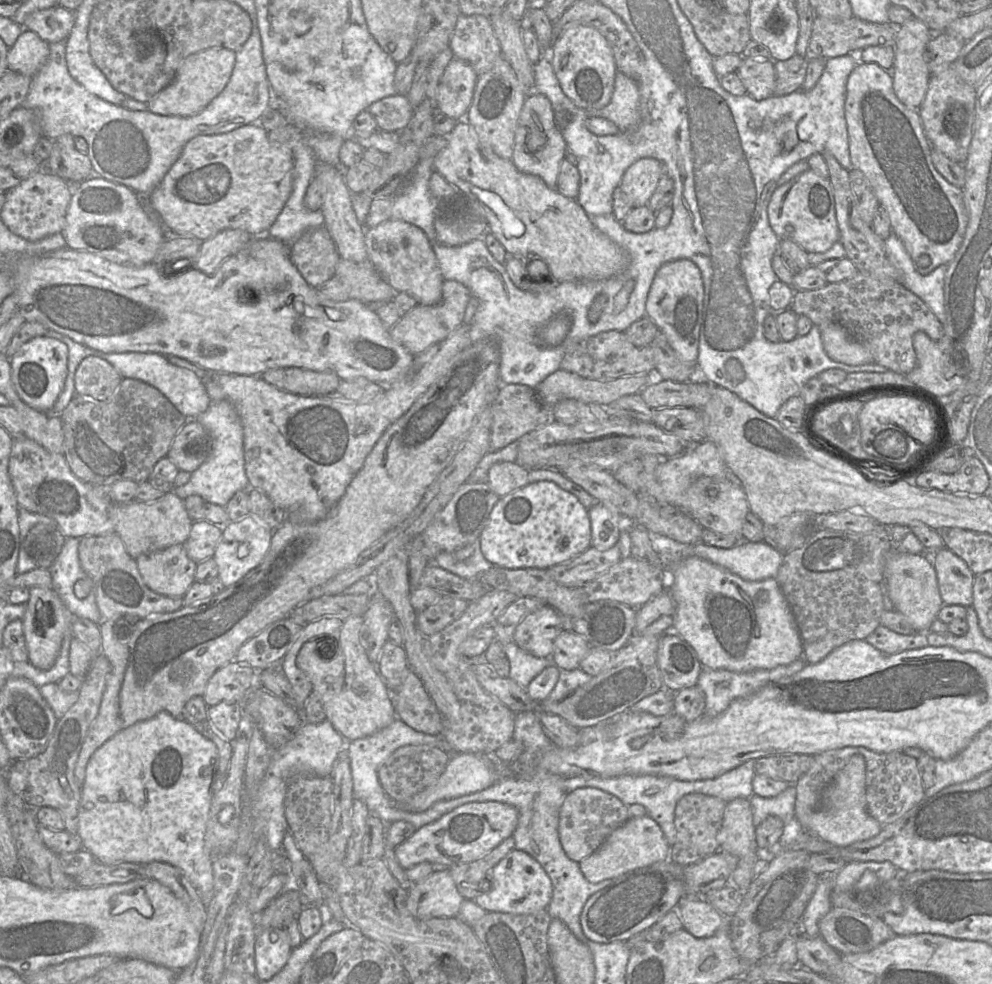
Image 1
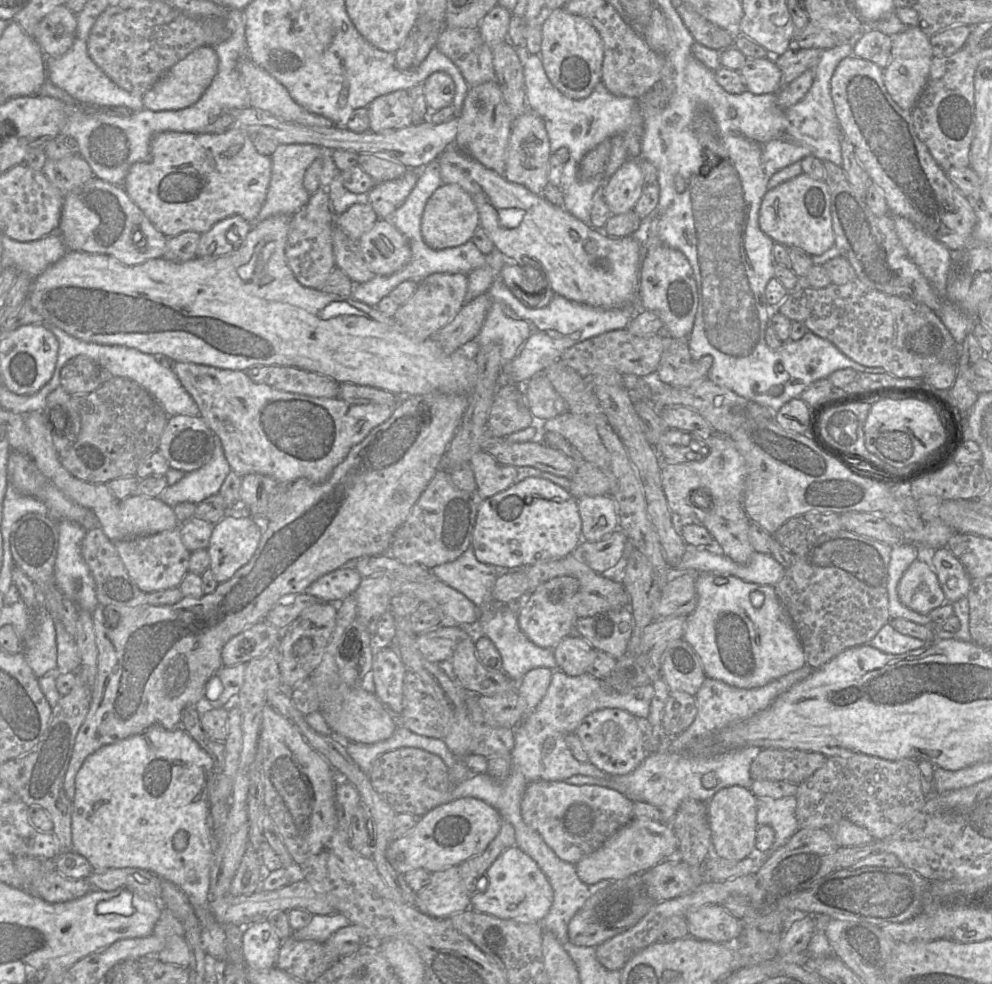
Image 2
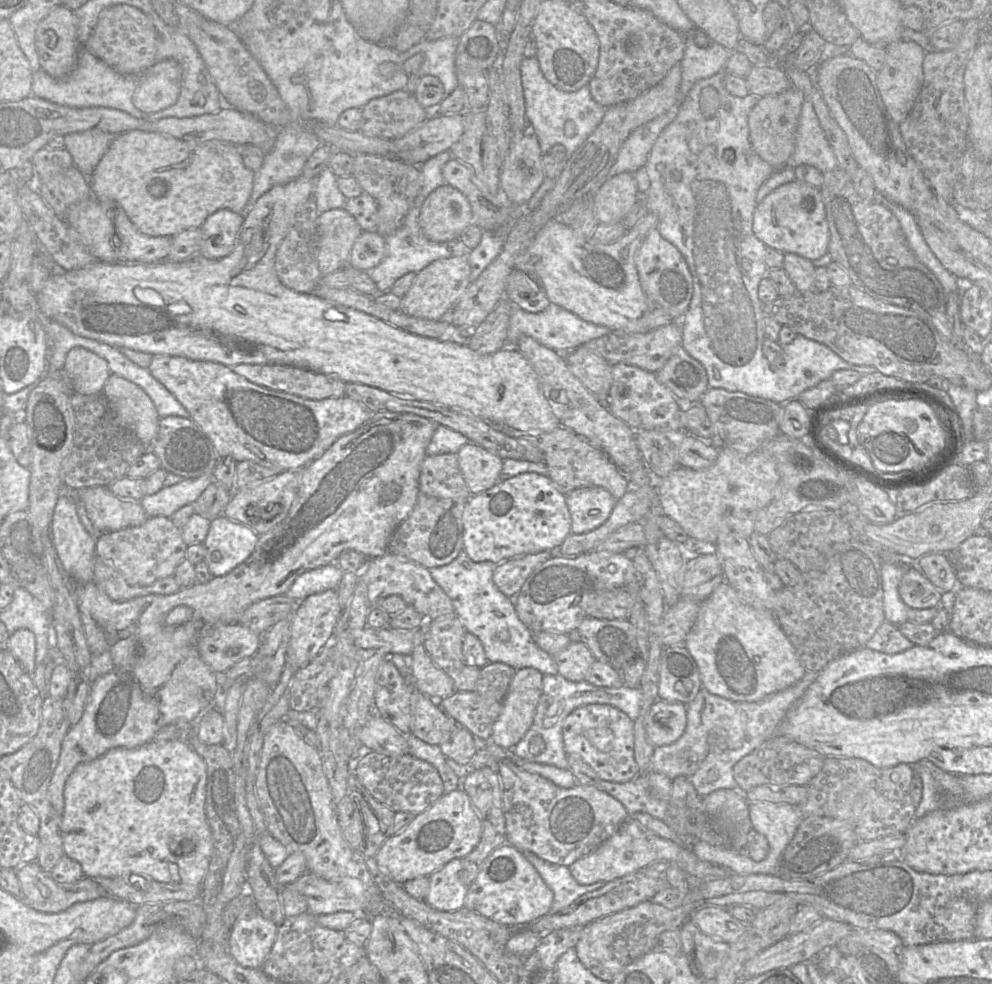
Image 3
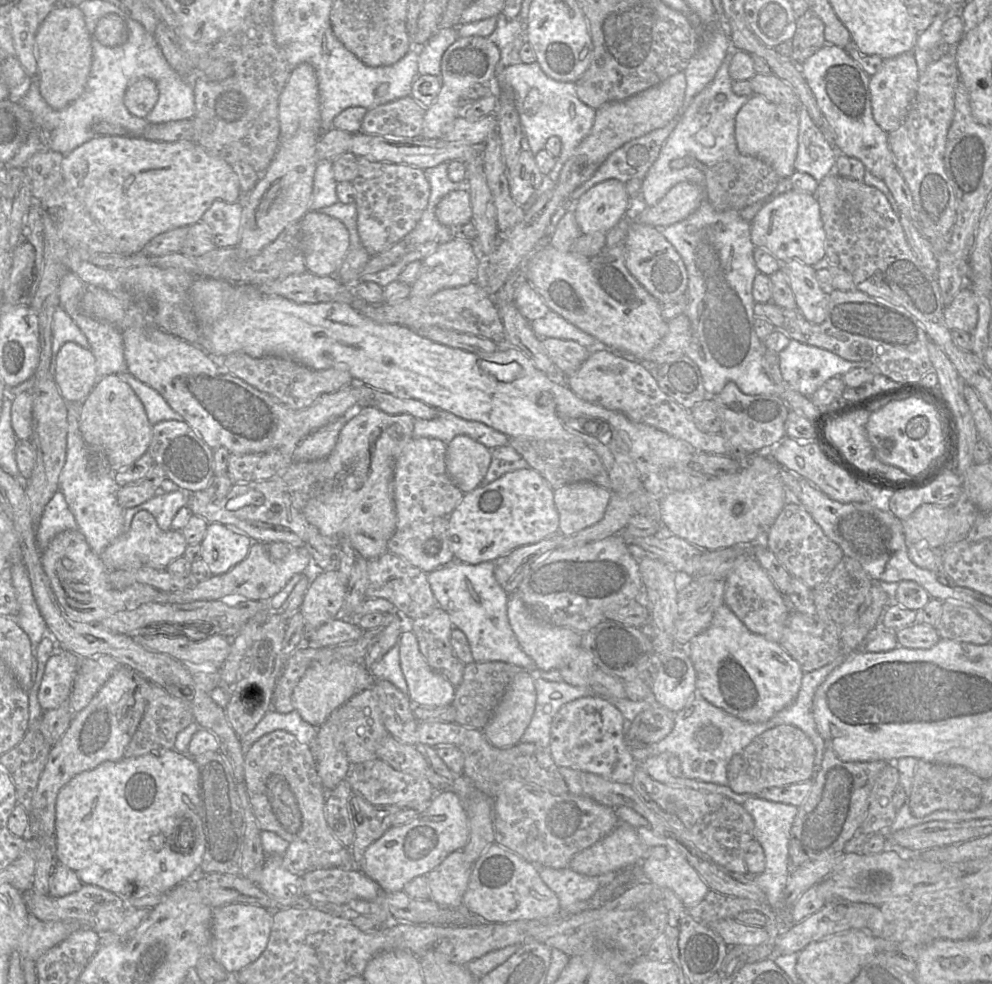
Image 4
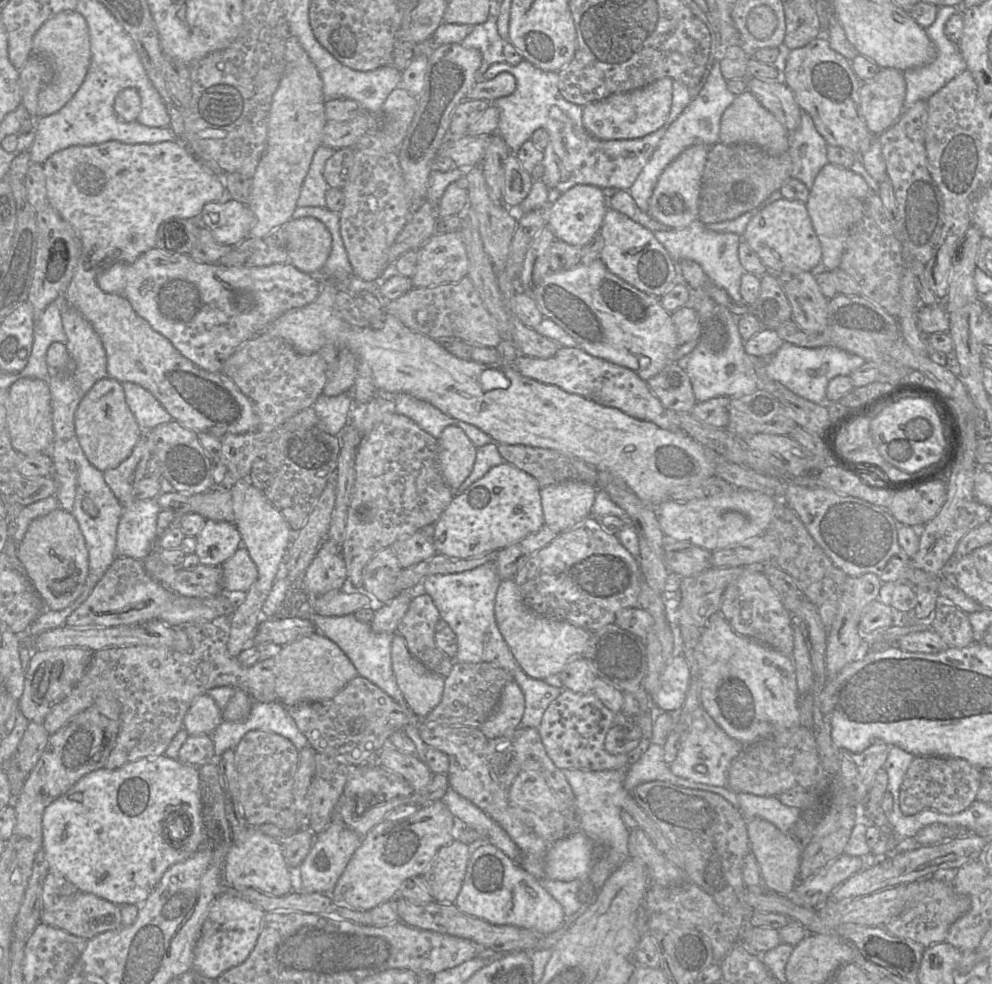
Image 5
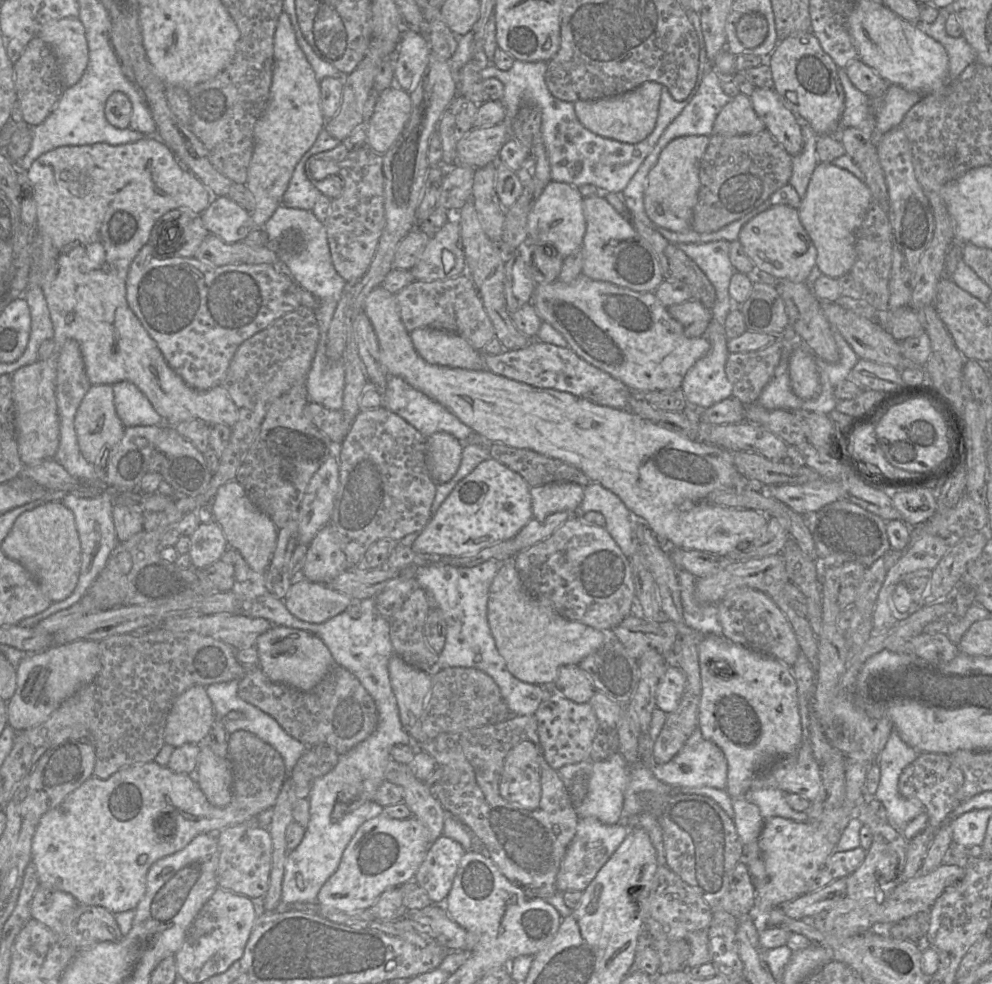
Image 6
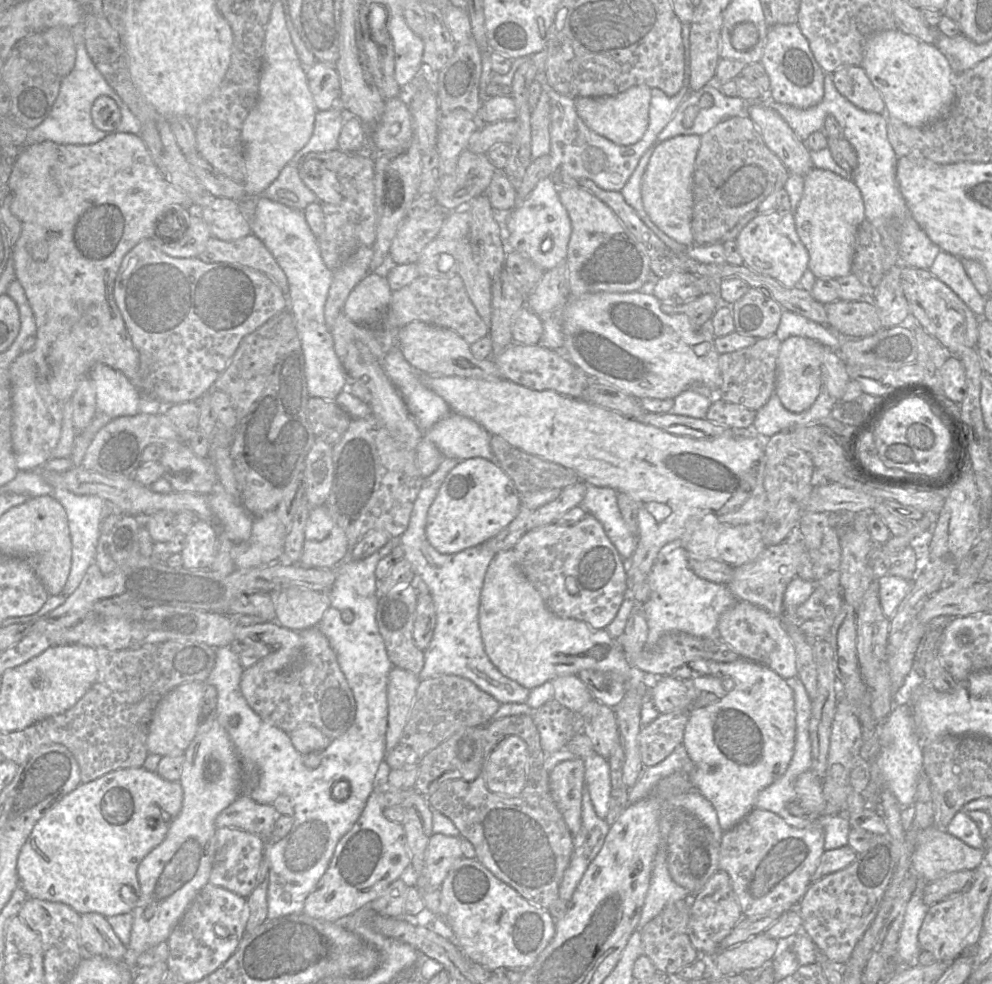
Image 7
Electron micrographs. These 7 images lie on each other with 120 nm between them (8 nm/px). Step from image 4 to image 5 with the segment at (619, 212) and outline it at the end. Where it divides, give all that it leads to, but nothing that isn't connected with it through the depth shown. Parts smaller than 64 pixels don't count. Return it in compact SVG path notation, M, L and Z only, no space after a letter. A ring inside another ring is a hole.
M578 184L555 195L546 207L546 224L554 232L557 239L571 245L584 246L599 232L608 208L607 197L602 188Z

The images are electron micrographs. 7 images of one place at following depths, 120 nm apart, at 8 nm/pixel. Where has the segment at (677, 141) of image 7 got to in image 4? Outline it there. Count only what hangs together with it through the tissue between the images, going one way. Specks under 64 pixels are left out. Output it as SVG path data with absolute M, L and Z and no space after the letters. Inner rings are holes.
M679 182L655 205L647 206L639 212L632 222L652 227L669 226L688 217L704 199L704 186Z

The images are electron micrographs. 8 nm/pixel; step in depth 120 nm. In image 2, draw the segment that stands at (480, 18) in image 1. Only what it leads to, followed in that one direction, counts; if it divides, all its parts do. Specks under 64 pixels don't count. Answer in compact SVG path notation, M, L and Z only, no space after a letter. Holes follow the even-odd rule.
M444 28L441 32L437 48L451 59L459 68L470 87L495 80L493 67L493 50L483 41L477 28Z

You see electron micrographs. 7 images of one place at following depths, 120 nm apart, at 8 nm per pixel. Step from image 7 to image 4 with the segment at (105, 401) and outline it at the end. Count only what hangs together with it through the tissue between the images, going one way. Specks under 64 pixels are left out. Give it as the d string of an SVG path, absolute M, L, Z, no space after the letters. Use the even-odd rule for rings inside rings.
M128 371L118 375L126 382L141 400L149 422L154 425L164 420L183 420L167 401L152 387L135 378Z

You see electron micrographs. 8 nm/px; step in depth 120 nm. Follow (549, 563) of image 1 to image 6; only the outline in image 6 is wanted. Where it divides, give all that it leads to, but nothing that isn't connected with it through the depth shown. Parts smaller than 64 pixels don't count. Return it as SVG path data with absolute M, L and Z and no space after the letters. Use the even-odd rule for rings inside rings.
M494 458L481 462L461 479L411 545L419 556L460 557L474 554L499 542L513 539L533 518L530 486L516 472Z

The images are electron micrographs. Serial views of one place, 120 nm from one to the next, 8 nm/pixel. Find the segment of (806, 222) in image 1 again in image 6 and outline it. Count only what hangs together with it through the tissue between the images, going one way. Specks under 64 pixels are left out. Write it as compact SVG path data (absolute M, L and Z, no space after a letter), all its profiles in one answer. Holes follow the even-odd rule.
M784 204L771 205L748 221L737 239L755 267L778 279L805 282L815 266L817 250L800 222L798 209Z

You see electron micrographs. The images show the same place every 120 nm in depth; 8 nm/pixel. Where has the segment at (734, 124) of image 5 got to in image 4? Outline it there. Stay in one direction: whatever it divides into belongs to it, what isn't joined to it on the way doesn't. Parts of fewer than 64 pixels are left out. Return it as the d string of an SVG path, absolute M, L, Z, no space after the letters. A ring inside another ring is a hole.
M751 95L735 117L735 140L742 155L754 156L769 164L781 177L790 177L798 145L798 108L782 106L761 95Z

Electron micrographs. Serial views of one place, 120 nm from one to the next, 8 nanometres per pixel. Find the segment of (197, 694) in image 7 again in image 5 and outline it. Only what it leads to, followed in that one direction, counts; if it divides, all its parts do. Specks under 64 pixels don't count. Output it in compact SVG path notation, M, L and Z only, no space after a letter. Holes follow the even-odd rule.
M207 694L197 696L188 709L183 729L189 736L211 735L222 722L222 711Z

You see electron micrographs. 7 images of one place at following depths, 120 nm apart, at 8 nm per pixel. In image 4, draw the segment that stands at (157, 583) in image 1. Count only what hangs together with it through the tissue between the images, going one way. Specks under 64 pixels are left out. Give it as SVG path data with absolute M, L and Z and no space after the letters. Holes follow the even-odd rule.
M141 510L133 516L129 530L120 534L101 552L99 557L109 570L136 569L145 566L167 569L173 560L184 556L187 545L181 531L162 530L151 513Z

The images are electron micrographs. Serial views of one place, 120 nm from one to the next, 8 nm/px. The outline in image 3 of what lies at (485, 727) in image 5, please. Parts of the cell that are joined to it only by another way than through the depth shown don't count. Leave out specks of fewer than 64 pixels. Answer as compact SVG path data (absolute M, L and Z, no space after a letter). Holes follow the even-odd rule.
M534 668L517 670L513 677L508 693L503 700L500 716L495 721L490 741L504 749L513 748L530 729L536 709L542 695L543 674Z

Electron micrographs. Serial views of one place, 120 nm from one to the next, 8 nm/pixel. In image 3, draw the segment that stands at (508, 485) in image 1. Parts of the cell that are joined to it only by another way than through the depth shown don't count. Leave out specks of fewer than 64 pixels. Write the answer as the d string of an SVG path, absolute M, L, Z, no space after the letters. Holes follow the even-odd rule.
M475 443L457 452L458 464L472 495L480 494L499 482L503 459Z

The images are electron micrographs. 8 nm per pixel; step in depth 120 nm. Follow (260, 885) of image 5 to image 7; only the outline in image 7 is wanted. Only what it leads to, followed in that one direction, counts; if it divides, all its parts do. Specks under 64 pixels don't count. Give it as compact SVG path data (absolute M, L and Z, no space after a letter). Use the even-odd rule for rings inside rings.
M217 828L209 883L246 899L257 886L257 874L264 857L264 849L265 841L257 835L236 828Z

